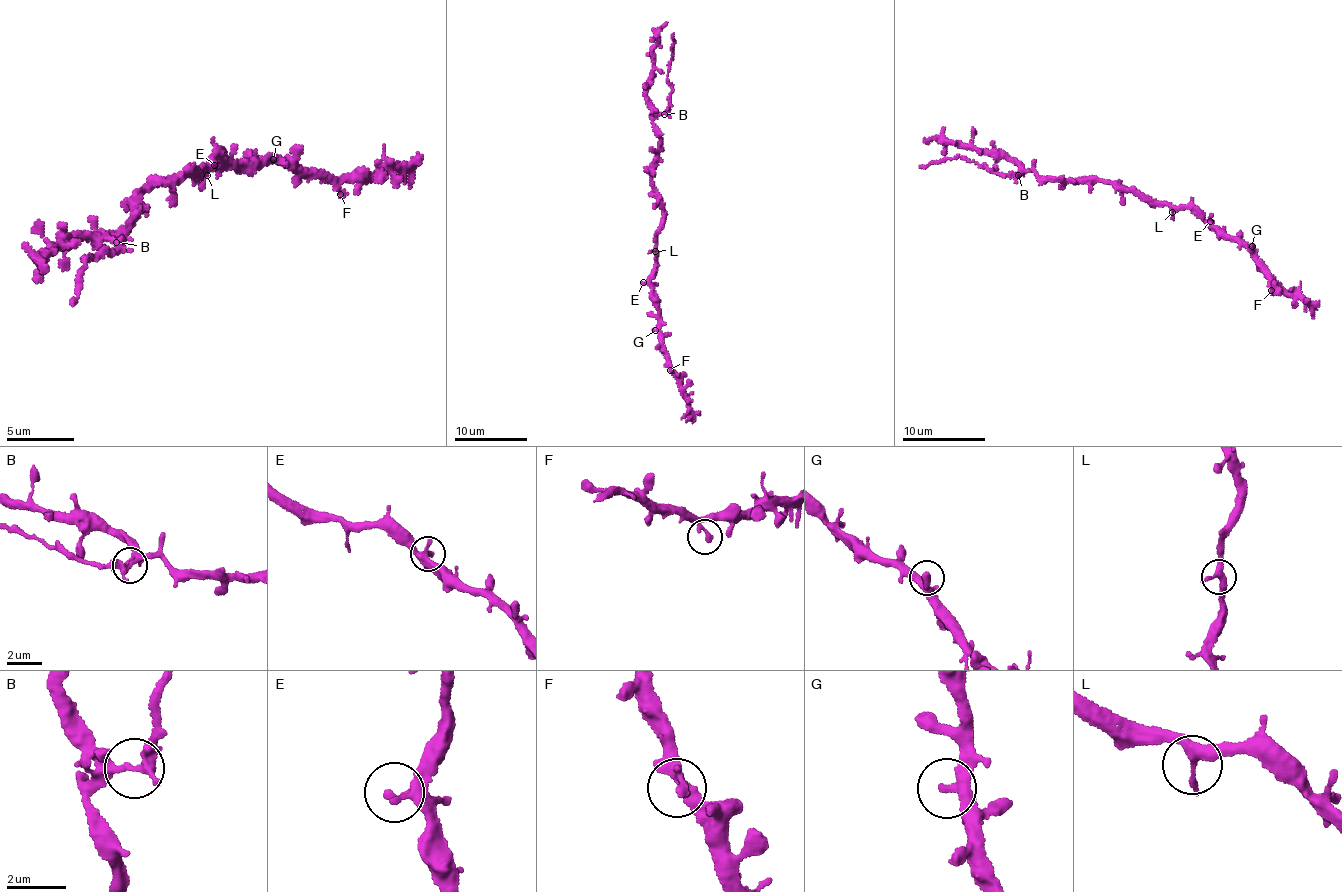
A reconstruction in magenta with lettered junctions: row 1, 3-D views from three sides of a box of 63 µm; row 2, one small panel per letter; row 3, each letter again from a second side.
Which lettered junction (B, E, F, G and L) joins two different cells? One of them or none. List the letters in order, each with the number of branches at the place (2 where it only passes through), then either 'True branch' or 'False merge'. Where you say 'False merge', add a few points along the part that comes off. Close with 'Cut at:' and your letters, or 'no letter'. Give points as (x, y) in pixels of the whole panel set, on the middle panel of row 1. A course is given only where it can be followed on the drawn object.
B: Branches: 3. False merge. Course of the part to remove: (663, 114), (671, 91), (667, 75), (672, 57), (673, 33)
E: Branches: 2. True branch
F: Branches: 2. True branch
G: Branches: 2. True branch
L: Branches: 3. True branch
Cut at: B

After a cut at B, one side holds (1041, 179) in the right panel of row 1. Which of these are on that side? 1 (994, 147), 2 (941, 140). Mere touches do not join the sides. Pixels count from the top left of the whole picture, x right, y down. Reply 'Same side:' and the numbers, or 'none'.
Same side: 1, 2

